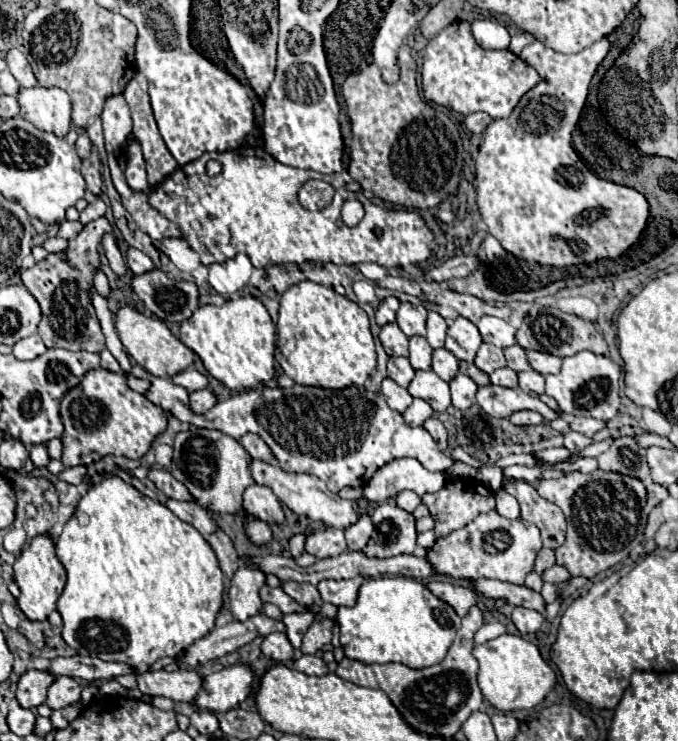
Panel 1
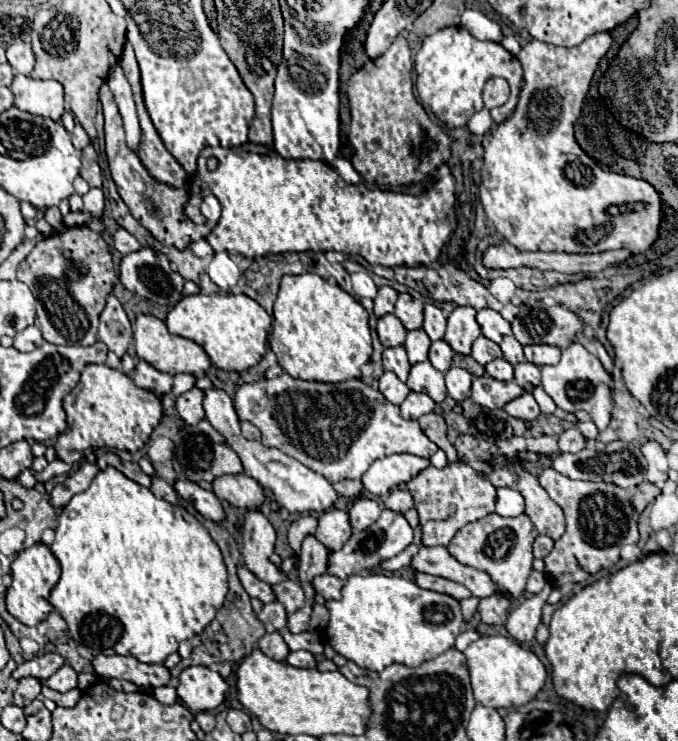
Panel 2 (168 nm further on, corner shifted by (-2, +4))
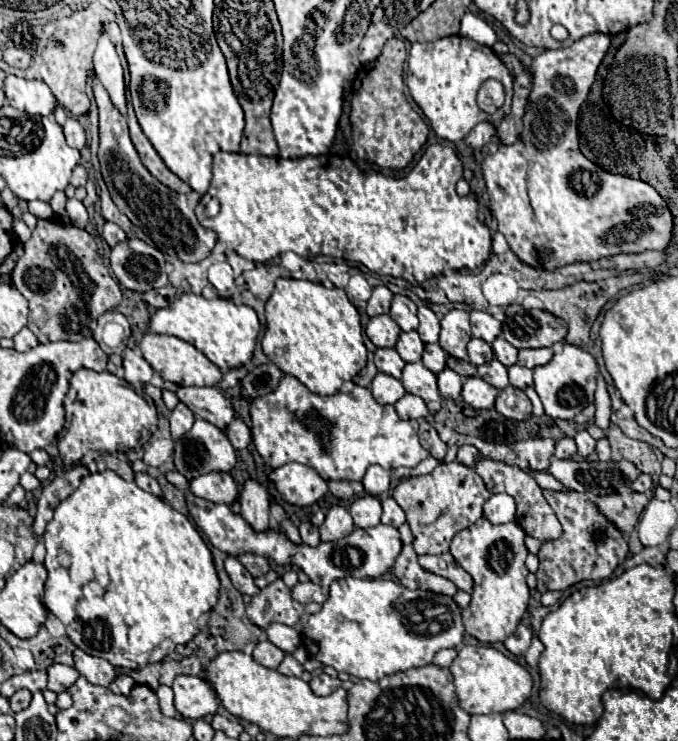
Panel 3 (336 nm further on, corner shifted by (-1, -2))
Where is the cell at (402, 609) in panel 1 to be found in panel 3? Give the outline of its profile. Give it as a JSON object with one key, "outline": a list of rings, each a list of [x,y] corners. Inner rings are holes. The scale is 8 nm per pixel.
{"outline":[[[356,577],[334,581],[320,613],[310,615],[302,627],[302,647],[310,659],[370,681],[410,667],[424,667],[440,649],[458,647],[462,637],[460,607],[452,597],[410,591],[386,579]]]}

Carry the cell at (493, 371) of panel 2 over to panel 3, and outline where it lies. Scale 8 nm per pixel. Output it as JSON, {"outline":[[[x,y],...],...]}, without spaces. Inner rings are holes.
{"outline":[[[492,359],[490,363],[484,363],[484,365],[480,365],[478,367],[478,375],[486,381],[486,383],[490,383],[492,387],[496,387],[496,389],[504,389],[510,381],[508,381],[508,371],[506,371],[506,367],[498,361],[498,359]]]}

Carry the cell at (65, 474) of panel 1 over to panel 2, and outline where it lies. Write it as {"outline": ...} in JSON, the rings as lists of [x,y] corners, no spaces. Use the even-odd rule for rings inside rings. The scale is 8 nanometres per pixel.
{"outline":[[[55,459],[55,461],[51,461],[41,473],[35,473],[35,477],[37,477],[37,481],[45,483],[45,481],[49,481],[51,477],[57,477],[57,475],[63,475],[63,473],[71,473],[71,465],[67,465],[67,463],[61,461],[61,459]]]}

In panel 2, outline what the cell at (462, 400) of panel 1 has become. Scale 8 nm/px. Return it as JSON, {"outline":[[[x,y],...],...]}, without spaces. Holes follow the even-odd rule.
{"outline":[[[451,367],[445,373],[445,385],[447,385],[447,393],[455,399],[455,401],[463,401],[469,393],[471,393],[471,383],[473,383],[473,375],[465,369],[459,367]]]}

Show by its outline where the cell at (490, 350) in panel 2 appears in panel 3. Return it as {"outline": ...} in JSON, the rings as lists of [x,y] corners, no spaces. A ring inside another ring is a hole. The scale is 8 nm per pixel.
{"outline":[[[472,337],[468,341],[468,359],[472,365],[484,365],[488,361],[494,359],[494,353],[492,353],[492,347],[488,343],[484,343],[482,339],[476,339]]]}

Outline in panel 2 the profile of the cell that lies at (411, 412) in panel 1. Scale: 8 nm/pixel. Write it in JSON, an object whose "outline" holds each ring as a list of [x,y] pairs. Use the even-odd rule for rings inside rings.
{"outline":[[[409,393],[409,397],[401,403],[401,415],[405,419],[419,419],[425,413],[431,413],[435,407],[433,399],[427,393]]]}

